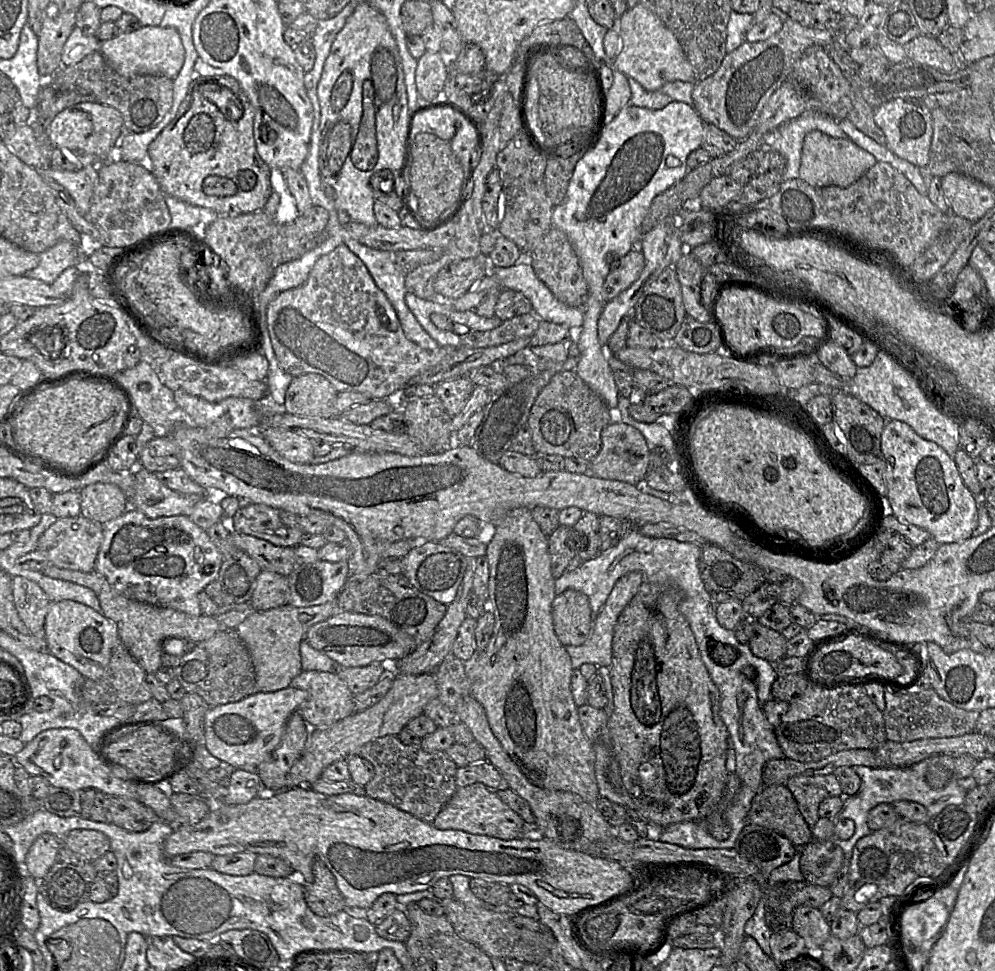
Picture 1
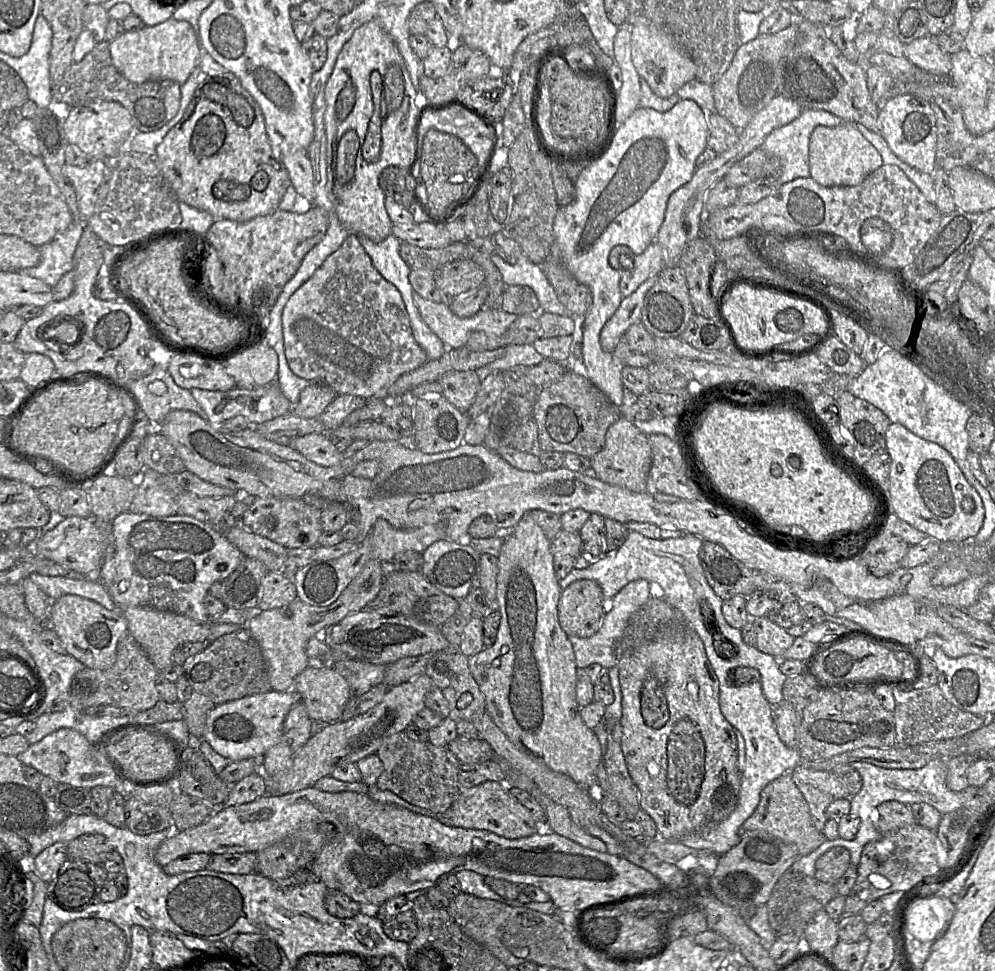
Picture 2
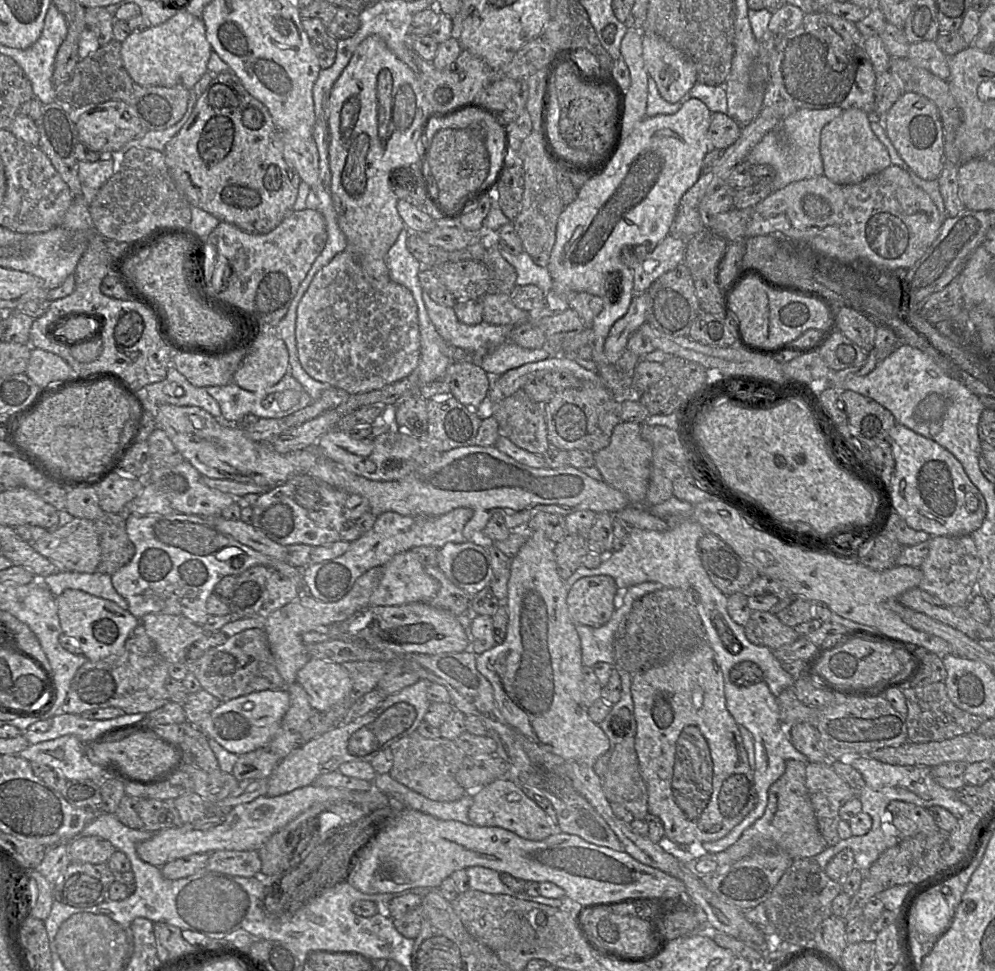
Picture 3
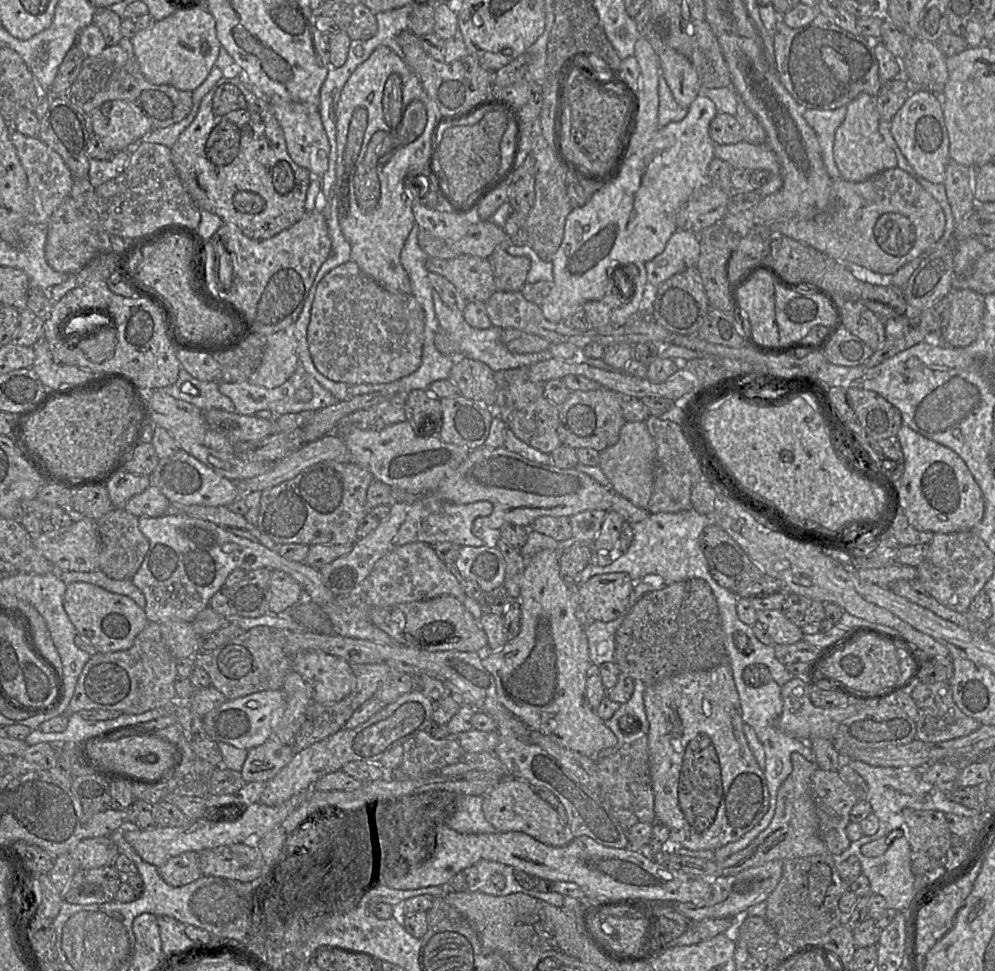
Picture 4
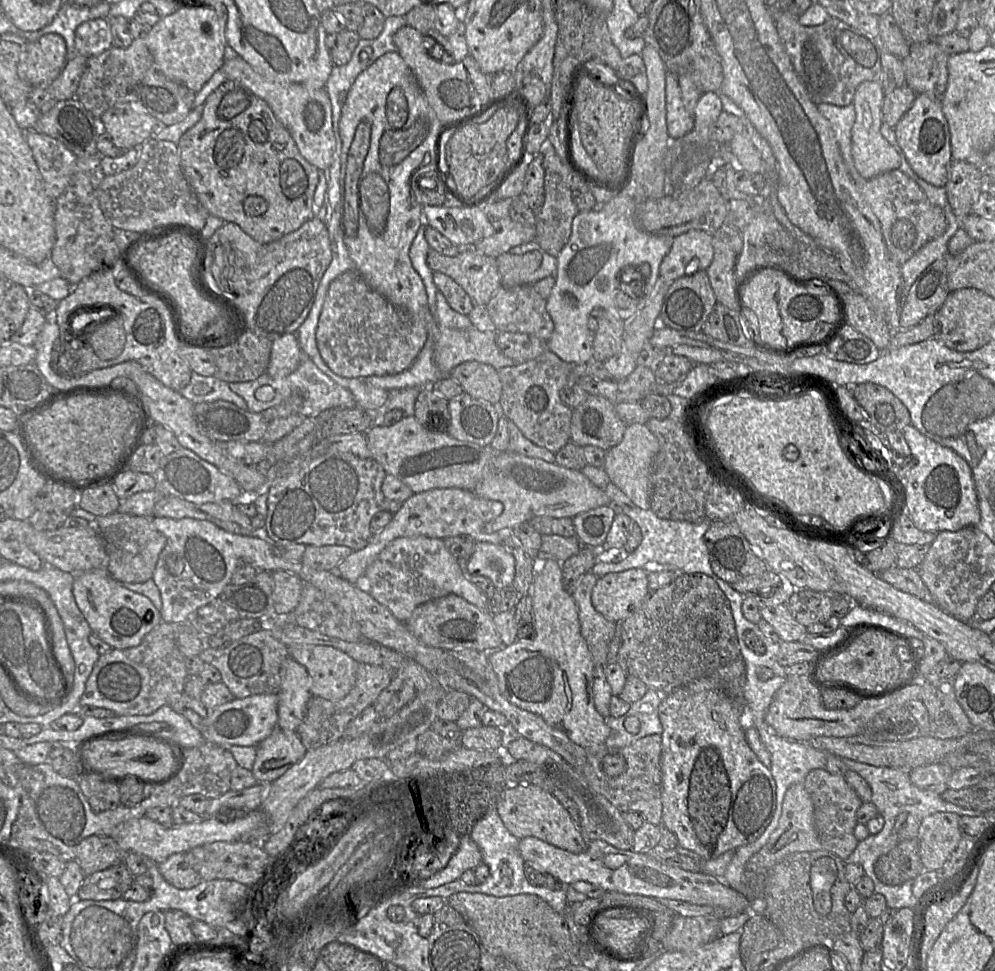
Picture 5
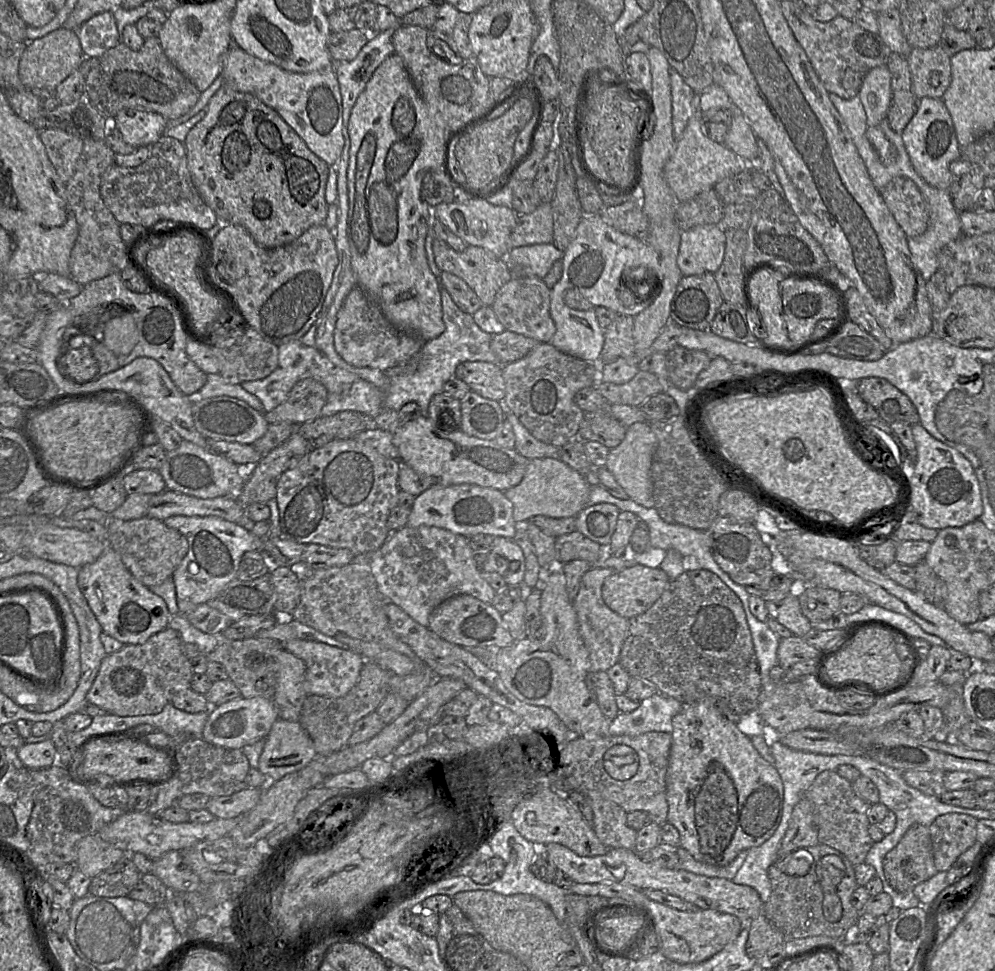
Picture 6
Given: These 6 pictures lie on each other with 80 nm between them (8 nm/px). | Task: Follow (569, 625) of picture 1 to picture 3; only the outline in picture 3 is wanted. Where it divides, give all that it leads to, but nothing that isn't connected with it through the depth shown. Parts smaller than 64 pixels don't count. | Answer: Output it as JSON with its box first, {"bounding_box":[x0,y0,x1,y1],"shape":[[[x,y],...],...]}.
{"bounding_box":[568,576,620,627],"shape":[[[611,576],[580,578],[568,590],[569,615],[575,624],[600,627],[612,617],[620,592]]]}

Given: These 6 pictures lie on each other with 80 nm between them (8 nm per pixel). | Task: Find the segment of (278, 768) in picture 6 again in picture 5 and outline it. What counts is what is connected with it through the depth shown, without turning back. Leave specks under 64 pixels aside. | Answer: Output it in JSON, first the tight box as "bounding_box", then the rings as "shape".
{"bounding_box":[252,727,307,783],"shape":[[[275,727],[272,733],[256,747],[252,774],[258,783],[272,783],[307,752],[297,731]]]}

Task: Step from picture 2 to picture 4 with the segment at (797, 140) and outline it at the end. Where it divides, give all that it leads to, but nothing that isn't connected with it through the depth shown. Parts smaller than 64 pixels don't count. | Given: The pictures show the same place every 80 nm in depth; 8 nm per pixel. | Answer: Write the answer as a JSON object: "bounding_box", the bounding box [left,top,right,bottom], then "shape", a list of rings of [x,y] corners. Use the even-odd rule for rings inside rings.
{"bounding_box":[714,106,847,198],"shape":[[[846,106],[834,110],[805,109],[804,118],[815,131],[824,166],[832,178],[841,178],[833,156],[834,136],[843,122],[847,112]],[[741,141],[735,144],[715,144],[714,156],[727,162],[733,169],[769,171],[770,181],[758,188],[761,198],[776,193],[782,187],[779,161],[767,142],[750,144]]]}

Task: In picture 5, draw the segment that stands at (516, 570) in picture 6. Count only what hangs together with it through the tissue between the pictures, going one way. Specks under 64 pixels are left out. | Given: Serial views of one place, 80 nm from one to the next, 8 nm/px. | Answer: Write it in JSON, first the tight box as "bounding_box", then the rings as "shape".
{"bounding_box":[466,542,515,589],"shape":[[[478,542],[466,564],[466,572],[491,580],[496,589],[512,586],[515,559],[501,544]]]}

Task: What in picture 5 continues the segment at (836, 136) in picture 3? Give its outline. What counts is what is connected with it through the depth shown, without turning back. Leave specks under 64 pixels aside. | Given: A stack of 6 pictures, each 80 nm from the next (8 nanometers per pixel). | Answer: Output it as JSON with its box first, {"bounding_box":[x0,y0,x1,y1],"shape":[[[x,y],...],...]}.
{"bounding_box":[851,81,900,179],"shape":[[[880,81],[862,82],[855,94],[852,104],[855,108],[855,122],[851,130],[851,154],[857,172],[864,179],[871,179],[884,172],[898,169],[900,157],[896,150],[882,136],[882,104],[885,92]]]}

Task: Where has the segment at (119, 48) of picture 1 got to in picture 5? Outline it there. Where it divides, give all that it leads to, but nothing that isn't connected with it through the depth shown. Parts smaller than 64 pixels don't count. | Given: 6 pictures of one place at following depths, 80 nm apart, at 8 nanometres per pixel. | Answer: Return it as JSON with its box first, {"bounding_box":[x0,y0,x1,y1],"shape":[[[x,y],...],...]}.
{"bounding_box":[144,2,227,93],"shape":[[[180,2],[179,9],[162,17],[144,38],[157,69],[195,93],[200,91],[224,62],[227,18],[226,9],[214,9],[202,3]]]}

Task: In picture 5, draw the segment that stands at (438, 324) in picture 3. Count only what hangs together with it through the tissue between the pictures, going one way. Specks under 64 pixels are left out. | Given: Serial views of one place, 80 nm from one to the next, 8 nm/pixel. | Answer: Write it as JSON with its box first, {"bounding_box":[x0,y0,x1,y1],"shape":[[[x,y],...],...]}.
{"bounding_box":[434,291,519,377],"shape":[[[439,291],[436,293],[436,322],[439,327],[439,339],[434,342],[434,359],[441,377],[450,376],[457,365],[466,361],[486,363],[497,370],[519,364],[498,348],[496,344],[498,332],[478,330],[467,315],[453,310]]]}

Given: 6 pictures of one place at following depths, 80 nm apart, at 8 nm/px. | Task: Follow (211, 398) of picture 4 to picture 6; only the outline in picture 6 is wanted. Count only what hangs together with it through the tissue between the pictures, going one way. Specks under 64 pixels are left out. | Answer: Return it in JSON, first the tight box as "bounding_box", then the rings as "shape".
{"bounding_box":[195,374,266,413],"shape":[[[207,374],[206,384],[196,393],[195,399],[208,399],[219,396],[236,398],[247,403],[258,412],[266,413],[261,401],[255,395],[243,389],[240,384],[230,384],[220,374]]]}

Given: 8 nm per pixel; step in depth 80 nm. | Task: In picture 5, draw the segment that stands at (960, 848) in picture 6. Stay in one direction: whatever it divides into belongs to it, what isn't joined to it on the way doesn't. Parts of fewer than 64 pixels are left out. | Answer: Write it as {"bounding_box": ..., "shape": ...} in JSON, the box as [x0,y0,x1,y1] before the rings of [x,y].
{"bounding_box":[919,812,962,870],"shape":[[[937,812],[925,817],[919,827],[919,855],[925,870],[941,870],[956,850],[962,832],[961,816],[952,812]]]}

